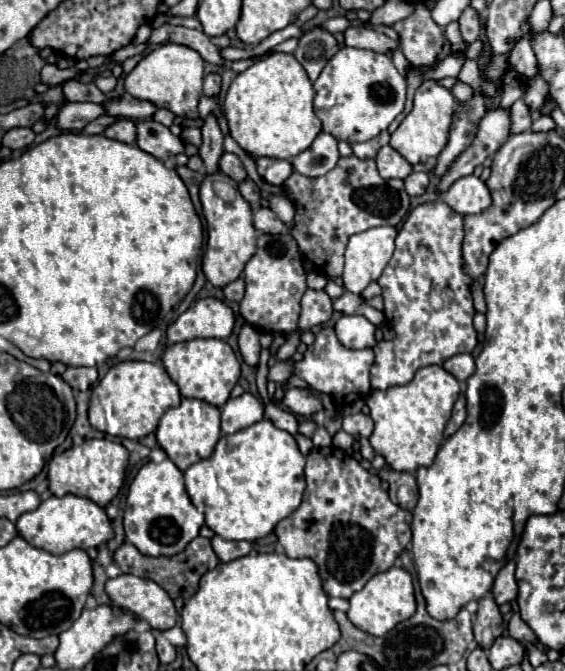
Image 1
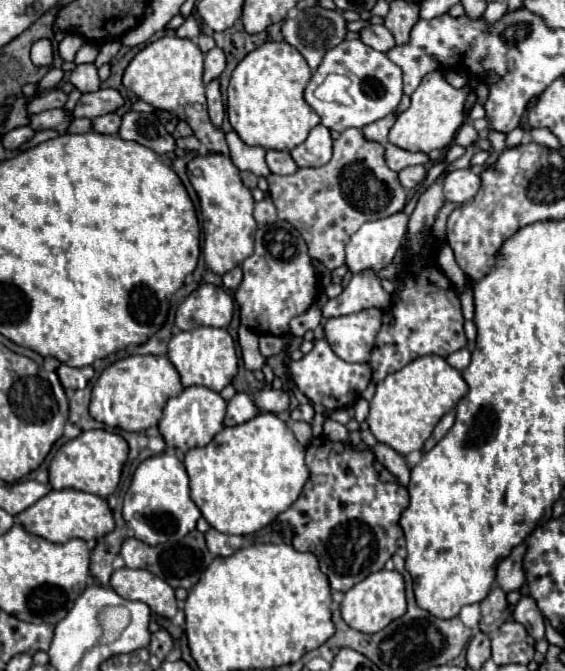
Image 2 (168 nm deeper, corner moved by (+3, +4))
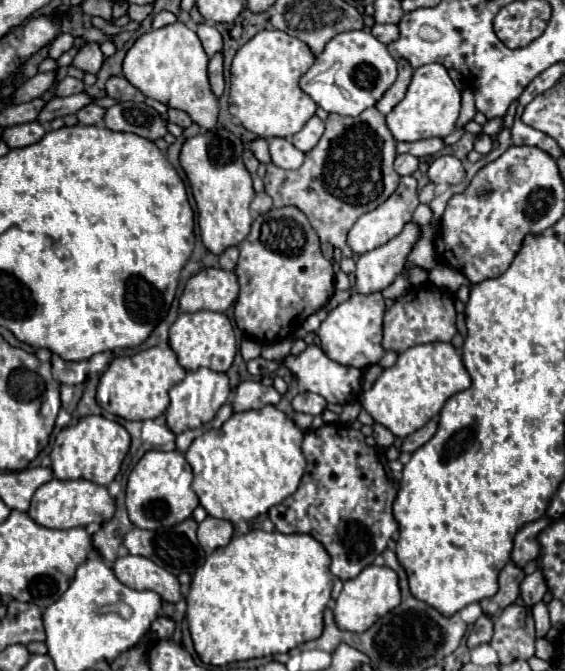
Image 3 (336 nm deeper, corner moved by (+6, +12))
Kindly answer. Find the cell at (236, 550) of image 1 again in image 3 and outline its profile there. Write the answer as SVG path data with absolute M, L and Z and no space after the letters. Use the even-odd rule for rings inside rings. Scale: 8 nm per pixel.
M206 516L204 522L198 524L198 542L204 552L210 554L220 546L226 546L234 536L234 526L228 520L218 520L214 516Z

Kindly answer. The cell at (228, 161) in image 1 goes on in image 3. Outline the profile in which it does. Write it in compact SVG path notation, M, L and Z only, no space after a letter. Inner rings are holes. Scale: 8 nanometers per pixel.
M182 22L168 24L140 36L124 58L124 76L144 96L164 102L170 108L178 108L190 114L200 128L214 128L218 116L218 98L208 82L208 56L198 40L198 34Z

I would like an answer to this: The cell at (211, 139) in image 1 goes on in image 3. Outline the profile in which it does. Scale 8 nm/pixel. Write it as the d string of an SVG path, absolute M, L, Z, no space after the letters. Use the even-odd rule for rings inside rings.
M222 52L214 54L210 58L210 64L208 64L208 78L210 78L210 86L212 86L212 92L216 96L220 96L224 92L224 58L222 58Z

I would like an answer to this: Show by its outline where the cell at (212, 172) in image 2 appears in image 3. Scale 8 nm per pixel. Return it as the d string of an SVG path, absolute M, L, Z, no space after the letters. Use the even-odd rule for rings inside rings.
M224 128L206 130L192 138L186 138L180 152L180 164L188 176L192 196L198 208L198 226L202 242L214 254L222 254L226 248L238 246L248 236L250 224L254 220L250 212L254 188L252 178L242 162L242 152L242 140Z

